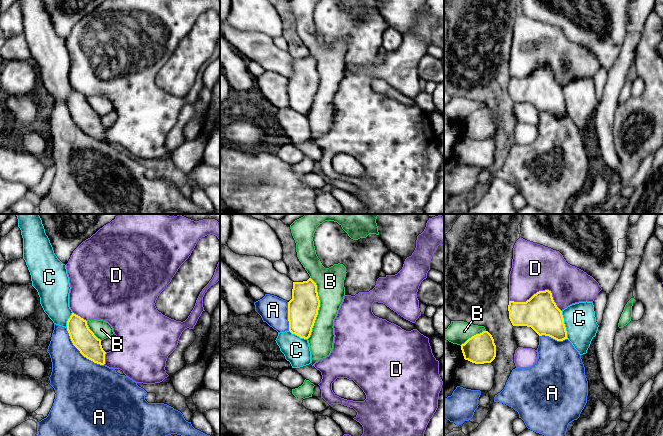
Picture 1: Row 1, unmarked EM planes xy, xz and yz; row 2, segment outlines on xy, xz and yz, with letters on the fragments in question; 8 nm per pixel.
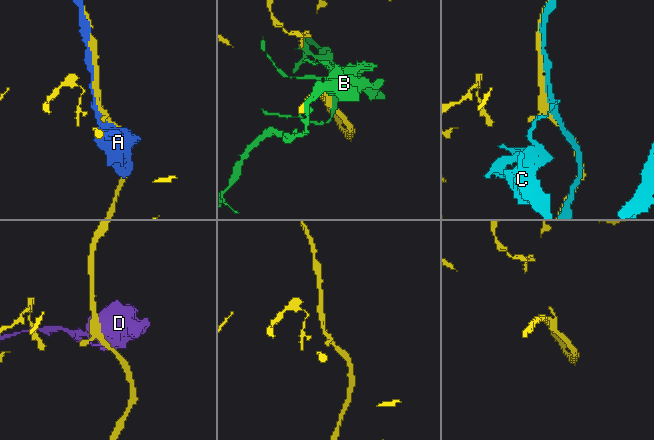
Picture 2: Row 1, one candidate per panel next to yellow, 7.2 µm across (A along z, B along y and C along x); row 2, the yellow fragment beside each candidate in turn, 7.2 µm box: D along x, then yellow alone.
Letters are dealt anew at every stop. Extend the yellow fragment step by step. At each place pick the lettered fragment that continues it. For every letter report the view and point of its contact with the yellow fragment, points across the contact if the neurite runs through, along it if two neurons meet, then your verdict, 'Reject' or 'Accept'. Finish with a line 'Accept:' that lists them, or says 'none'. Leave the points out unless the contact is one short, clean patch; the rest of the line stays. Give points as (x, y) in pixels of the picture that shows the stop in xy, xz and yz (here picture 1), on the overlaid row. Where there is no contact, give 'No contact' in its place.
A: Touches yellow at xy (80, 352). Reject
B: Touches yellow at xz (318, 308). Reject
C: Touches yellow at yz (564, 325). Accept
D: Touches yellow at yz (539, 291). Reject
Accept: C

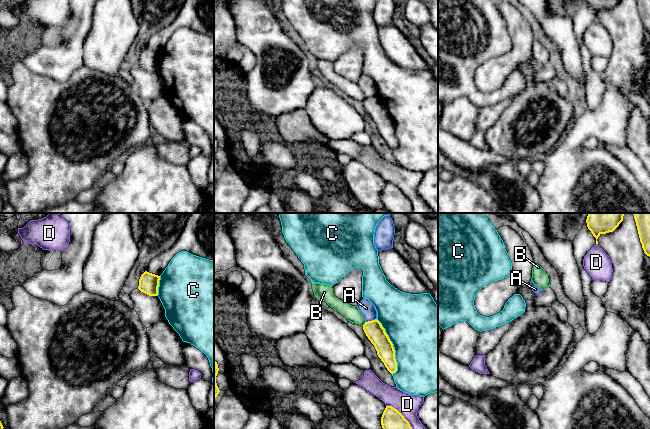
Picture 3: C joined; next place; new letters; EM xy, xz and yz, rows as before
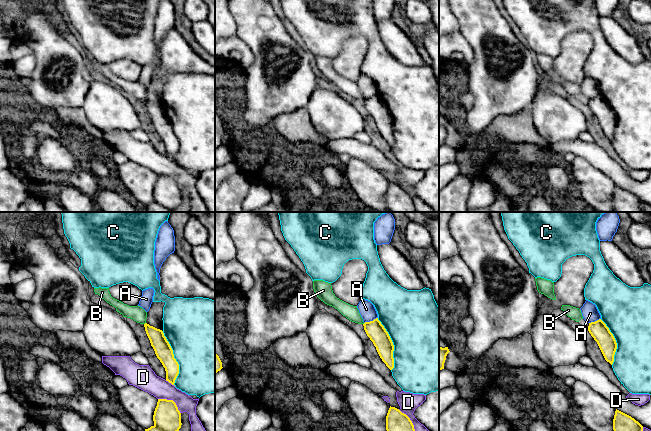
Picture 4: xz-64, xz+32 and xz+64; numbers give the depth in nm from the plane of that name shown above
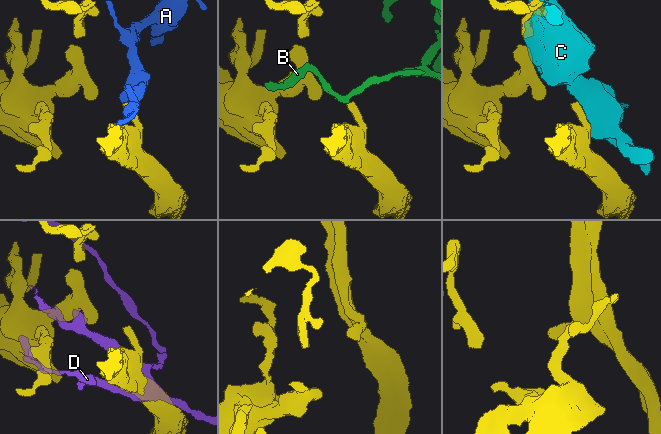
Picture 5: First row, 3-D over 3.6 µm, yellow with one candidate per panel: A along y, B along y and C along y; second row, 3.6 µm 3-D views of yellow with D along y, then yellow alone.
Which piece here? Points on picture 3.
A: Touches yellow at xz (372, 320). Reject
B: Touches yellow at xz (365, 323). Boundary: xz (365, 321), (362, 325). Reject
C: Touches yellow at xz (393, 347). Reject
D: Touches yellow at xz (401, 414). Reject
Accept: none

